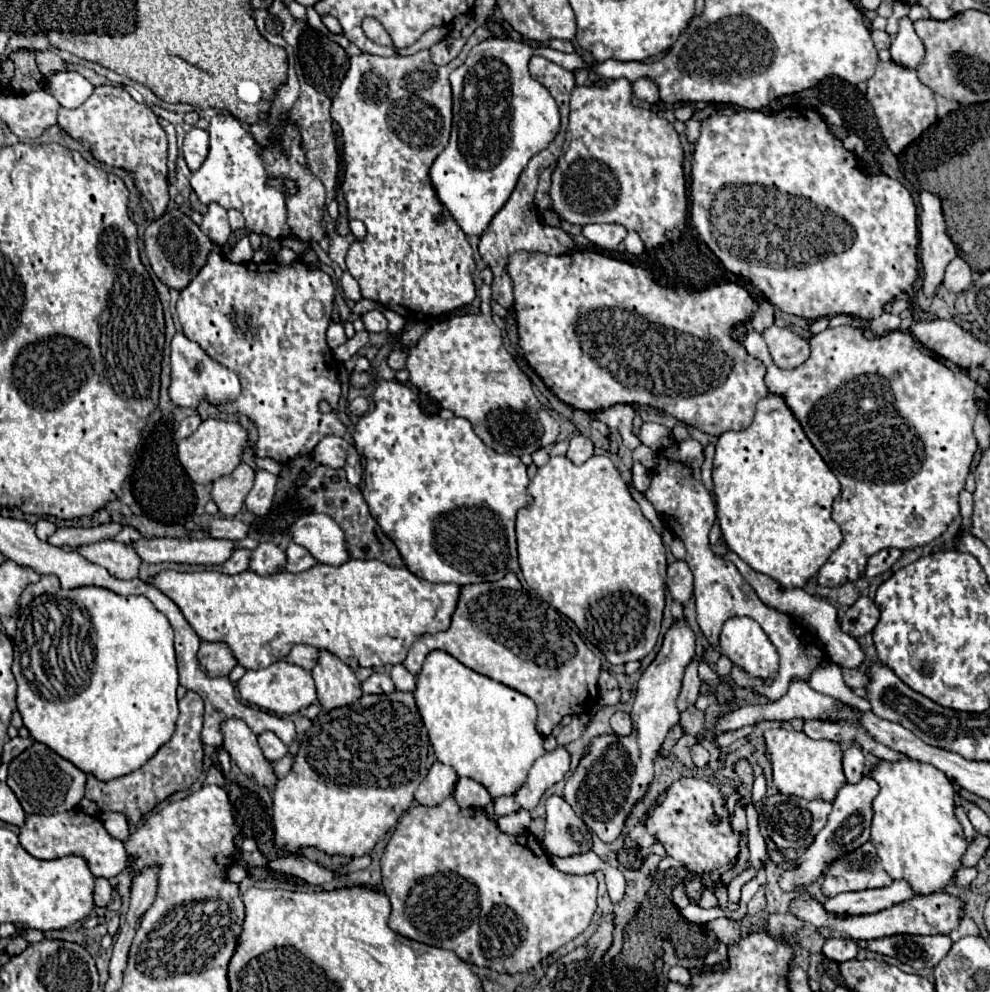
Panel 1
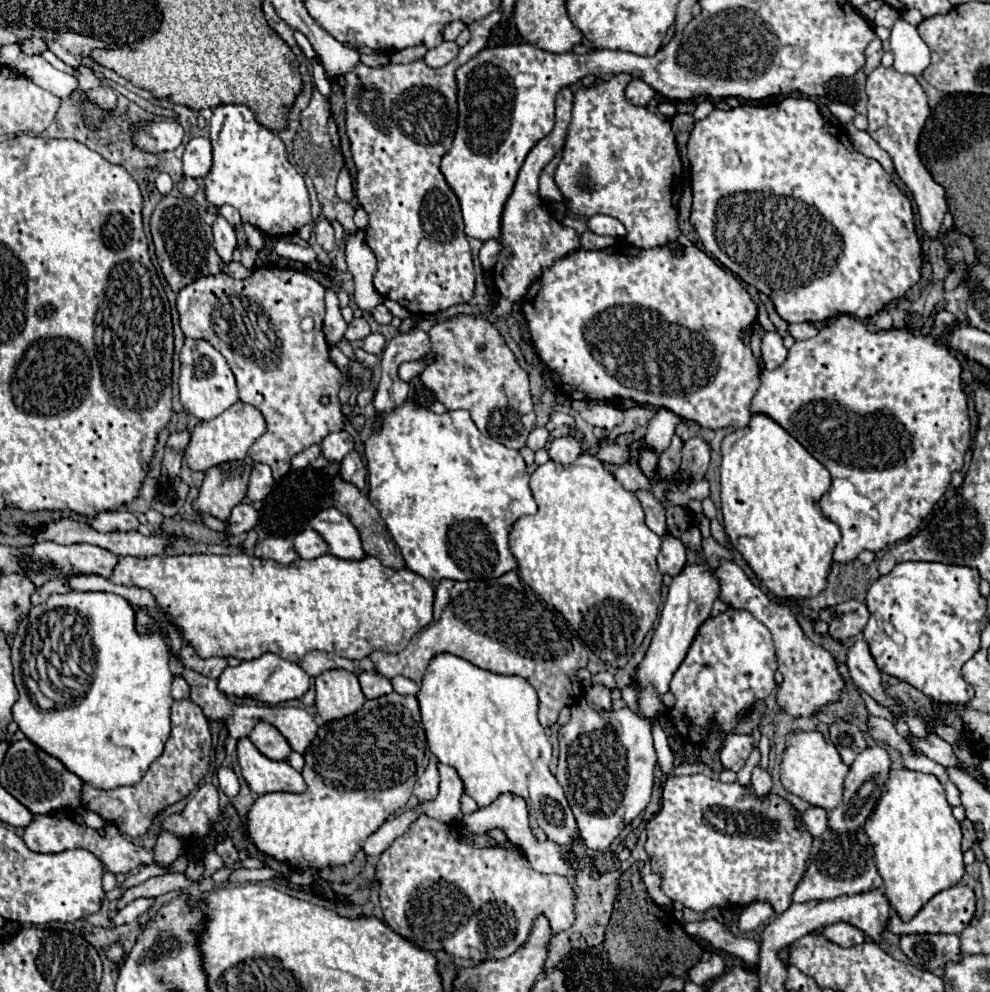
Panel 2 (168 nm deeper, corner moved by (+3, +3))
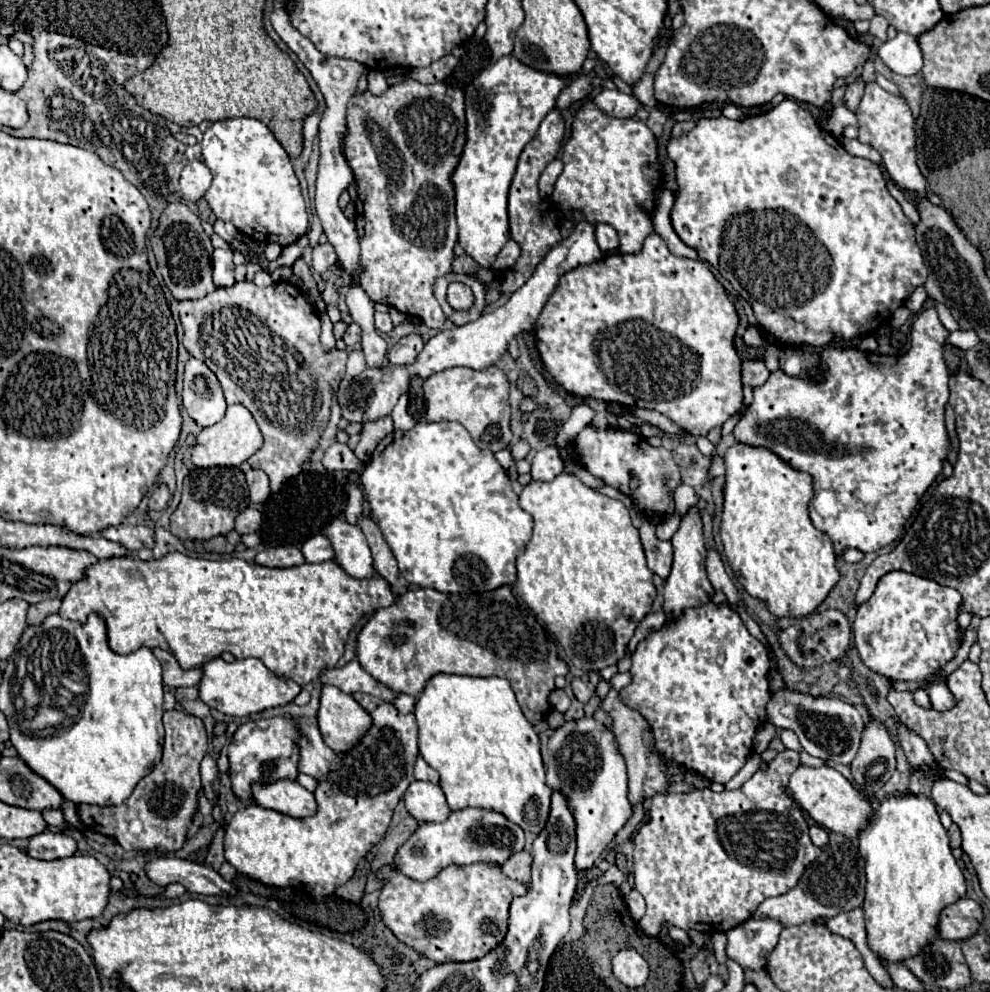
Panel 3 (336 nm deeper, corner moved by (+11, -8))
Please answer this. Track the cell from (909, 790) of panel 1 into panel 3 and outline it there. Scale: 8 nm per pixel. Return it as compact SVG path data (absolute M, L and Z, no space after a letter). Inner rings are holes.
M901 795L885 799L873 821L865 831L859 835L859 853L865 859L865 901L863 901L863 915L867 927L867 945L879 959L887 963L903 963L913 955L919 955L929 943L939 937L939 915L941 911L959 901L967 887L963 871L959 869L951 847L945 827L939 821L935 803L925 795Z

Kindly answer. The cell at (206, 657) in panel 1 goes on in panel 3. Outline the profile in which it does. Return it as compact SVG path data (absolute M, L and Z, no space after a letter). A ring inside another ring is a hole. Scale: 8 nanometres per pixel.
M153 649L153 655L163 665L163 683L167 687L191 687L191 685L197 685L201 681L199 667L185 671L179 667L177 659L169 651L163 651L163 649Z

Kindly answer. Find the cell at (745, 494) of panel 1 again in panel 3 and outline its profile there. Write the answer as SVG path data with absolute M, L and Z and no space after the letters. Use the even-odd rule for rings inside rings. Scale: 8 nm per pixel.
M735 443L733 447L729 447L723 459L727 467L727 483L721 517L721 539L725 545L727 563L731 565L737 581L751 597L761 599L767 605L769 613L775 617L801 619L805 615L811 615L839 581L833 543L829 535L815 529L809 519L807 507L813 497L811 475L791 469L775 453L763 447L757 449L743 443Z

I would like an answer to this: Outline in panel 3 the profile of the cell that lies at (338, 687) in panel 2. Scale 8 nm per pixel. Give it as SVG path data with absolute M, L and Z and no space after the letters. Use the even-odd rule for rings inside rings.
M323 685L317 725L325 743L337 755L345 755L369 731L369 723L373 723L369 713L349 693L333 685Z

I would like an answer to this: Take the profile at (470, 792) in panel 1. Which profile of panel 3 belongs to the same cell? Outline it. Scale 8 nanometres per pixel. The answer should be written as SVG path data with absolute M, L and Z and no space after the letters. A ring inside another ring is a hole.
M417 755L415 763L413 763L413 777L415 779L423 779L423 781L431 781L431 783L439 783L439 775L437 771L433 771L425 759L421 755Z

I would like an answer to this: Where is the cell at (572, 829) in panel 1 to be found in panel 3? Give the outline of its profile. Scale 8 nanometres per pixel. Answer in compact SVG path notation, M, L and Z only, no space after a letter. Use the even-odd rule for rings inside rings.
M435 675L417 697L414 715L418 725L421 757L439 773L439 787L453 811L475 807L503 813L521 829L539 833L545 827L551 803L551 791L545 783L545 769L539 751L539 737L525 719L515 693L503 677L465 677Z

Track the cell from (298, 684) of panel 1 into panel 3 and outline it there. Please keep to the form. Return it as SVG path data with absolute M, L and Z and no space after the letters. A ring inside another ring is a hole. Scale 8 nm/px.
M221 657L211 659L209 663L205 663L203 667L203 677L197 685L199 689L199 699L209 705L211 709L217 709L225 715L233 715L233 717L247 717L251 713L259 713L263 709L271 709L277 705L285 705L289 701L293 701L301 687L285 677L275 675L273 671L269 671L263 661L259 659L235 659L231 663L223 661Z

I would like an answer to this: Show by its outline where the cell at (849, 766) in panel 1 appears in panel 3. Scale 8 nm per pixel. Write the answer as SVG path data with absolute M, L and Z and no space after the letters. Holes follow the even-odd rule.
M781 689L773 693L767 705L767 715L775 727L795 731L801 747L813 757L821 757L829 763L849 765L859 751L863 719L861 713L843 699L813 697L795 689Z

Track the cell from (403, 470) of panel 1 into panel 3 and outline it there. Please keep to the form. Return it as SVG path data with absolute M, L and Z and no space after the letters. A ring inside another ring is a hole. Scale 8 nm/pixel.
M419 421L409 431L387 435L361 473L361 487L373 511L371 519L379 525L409 583L441 593L481 593L515 583L515 559L531 539L533 517L519 507L511 481L493 453L479 449L463 425Z

